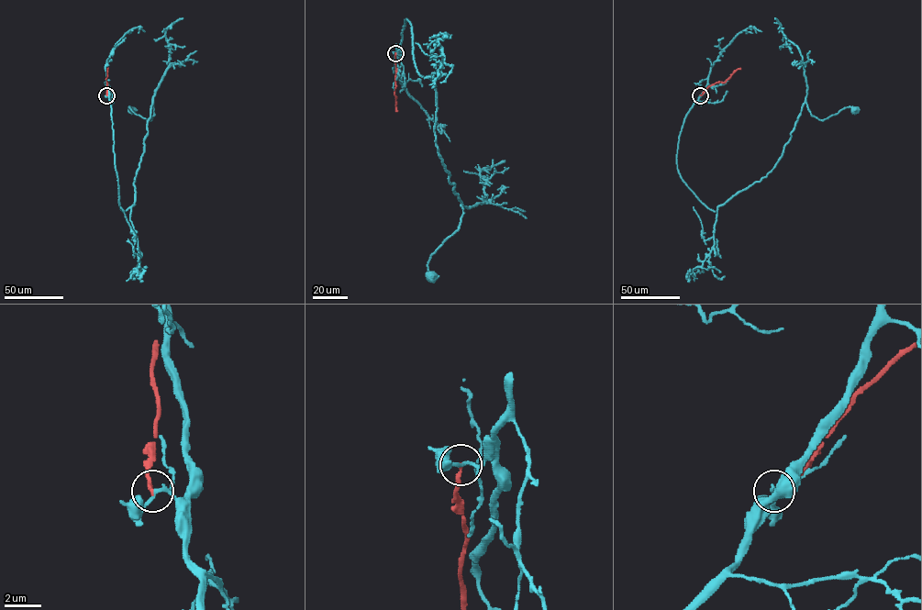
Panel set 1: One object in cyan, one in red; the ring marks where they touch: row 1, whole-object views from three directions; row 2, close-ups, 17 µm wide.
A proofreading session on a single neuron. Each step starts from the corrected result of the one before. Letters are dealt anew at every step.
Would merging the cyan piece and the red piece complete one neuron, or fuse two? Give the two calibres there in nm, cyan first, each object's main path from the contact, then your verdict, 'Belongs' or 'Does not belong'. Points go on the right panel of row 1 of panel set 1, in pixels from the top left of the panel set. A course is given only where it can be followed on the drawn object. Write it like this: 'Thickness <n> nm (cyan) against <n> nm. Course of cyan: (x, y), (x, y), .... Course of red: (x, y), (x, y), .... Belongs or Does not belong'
Thickness 140 nm (cyan) against 200 nm. Course of cyan: (700, 95), (684, 118), (676, 163), (715, 211), (773, 168), (805, 103), (822, 120), (855, 111). Course of red: (700, 95), (710, 85), (724, 83), (740, 68). Does not belong

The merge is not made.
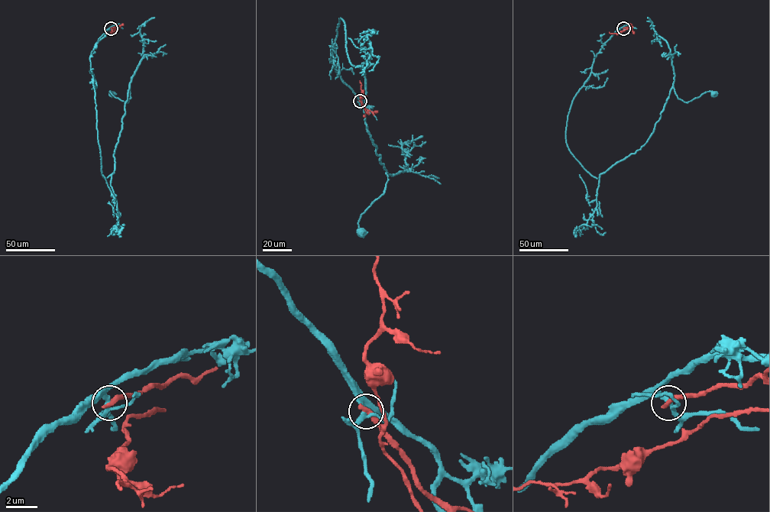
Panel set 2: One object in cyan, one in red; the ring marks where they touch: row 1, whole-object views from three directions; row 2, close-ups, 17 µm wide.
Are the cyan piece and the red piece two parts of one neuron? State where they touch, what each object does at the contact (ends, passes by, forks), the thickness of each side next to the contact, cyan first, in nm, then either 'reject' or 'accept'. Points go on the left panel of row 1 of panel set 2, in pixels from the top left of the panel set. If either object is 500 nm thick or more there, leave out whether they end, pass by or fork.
at (111, 28); cyan forks there; red ends there; 220 nm thick on the cyan side, 400 nm on the other; reject

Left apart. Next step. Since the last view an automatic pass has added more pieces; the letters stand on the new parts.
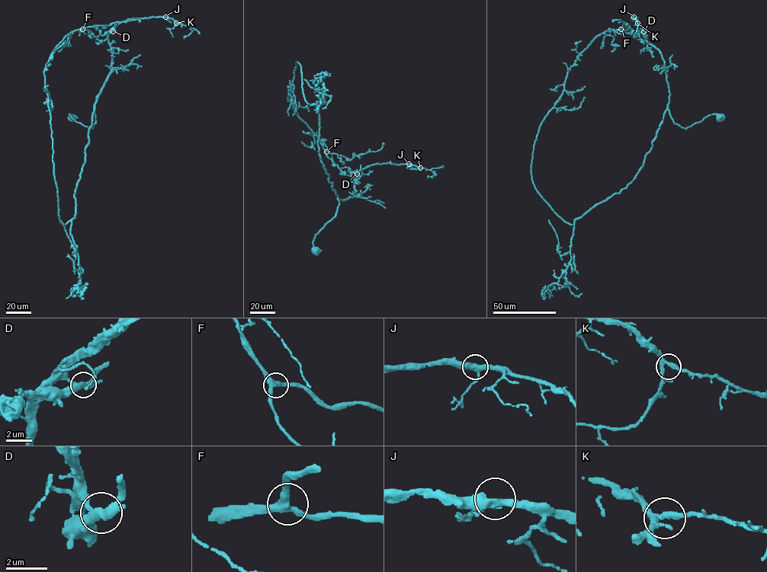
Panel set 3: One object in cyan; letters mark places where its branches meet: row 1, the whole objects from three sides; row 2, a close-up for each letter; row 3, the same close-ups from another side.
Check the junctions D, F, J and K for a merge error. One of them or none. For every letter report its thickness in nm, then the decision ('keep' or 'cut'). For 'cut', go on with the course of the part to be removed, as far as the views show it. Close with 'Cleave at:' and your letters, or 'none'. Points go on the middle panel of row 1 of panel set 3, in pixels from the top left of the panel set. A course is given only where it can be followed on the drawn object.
D: 360 nm | cut | (357, 174), (348, 167), (341, 167)
F: 360 nm | keep
J: 340 nm | keep
K: 280 nm | keep
Cleave at: D

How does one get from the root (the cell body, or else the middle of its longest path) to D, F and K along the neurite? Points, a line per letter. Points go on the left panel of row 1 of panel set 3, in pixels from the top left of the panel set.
D: (71, 119), (69, 114), (75, 121), (91, 128), (95, 123), (97, 97), (111, 69), (108, 33), (113, 30)
F: (71, 119), (91, 128), (94, 110), (75, 216), (62, 225), (43, 71), (56, 46), (82, 29)
K: (71, 119), (91, 128), (95, 123), (97, 97), (111, 69), (112, 29), (131, 18), (176, 23)

